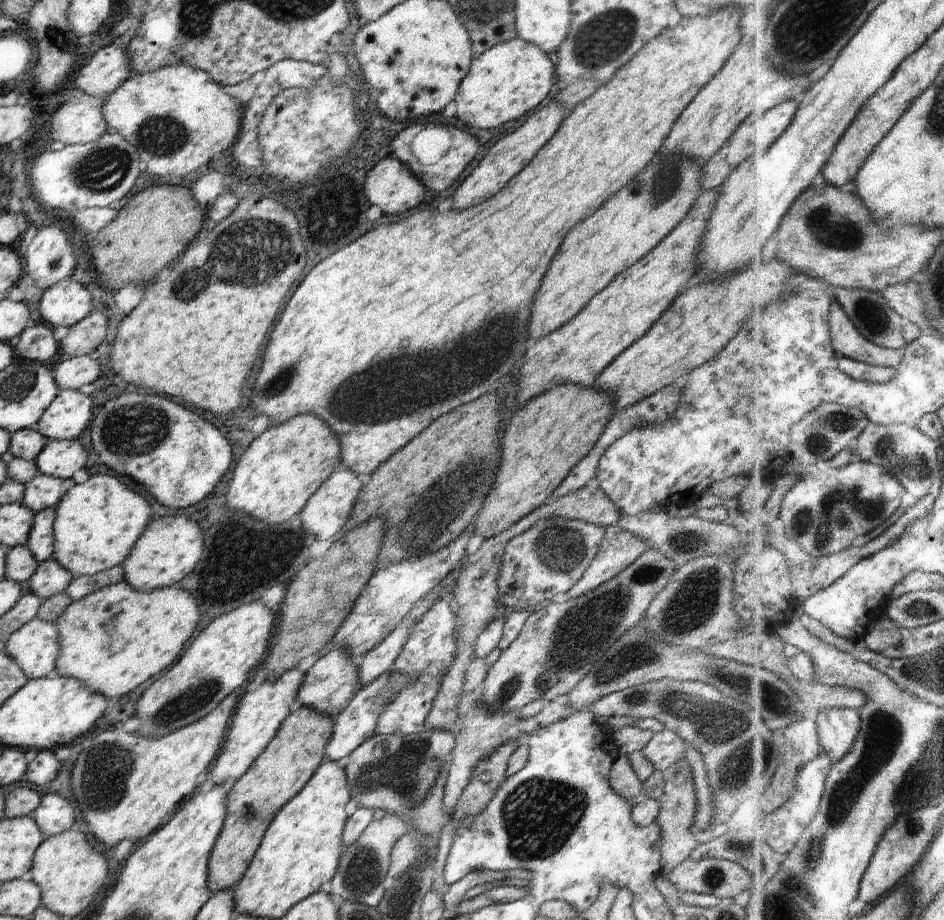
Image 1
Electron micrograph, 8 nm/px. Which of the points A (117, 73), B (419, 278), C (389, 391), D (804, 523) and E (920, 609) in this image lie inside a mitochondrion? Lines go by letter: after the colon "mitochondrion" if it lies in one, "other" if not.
A: other
B: other
C: mitochondrion
D: mitochondrion
E: mitochondrion

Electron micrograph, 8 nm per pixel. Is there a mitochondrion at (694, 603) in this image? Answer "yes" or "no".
yes

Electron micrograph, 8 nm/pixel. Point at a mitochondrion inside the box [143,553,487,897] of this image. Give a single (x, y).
(393, 770)

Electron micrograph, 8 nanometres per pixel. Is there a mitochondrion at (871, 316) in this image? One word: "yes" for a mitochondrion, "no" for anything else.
yes

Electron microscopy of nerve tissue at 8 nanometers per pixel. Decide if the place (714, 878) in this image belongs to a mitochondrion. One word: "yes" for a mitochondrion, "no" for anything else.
yes

